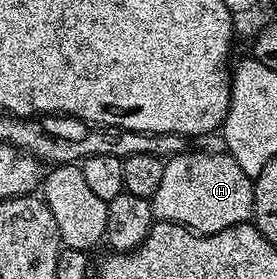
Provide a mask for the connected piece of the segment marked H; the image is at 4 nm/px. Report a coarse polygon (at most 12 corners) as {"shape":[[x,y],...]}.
{"shape":[[225,151],[166,160],[154,214],[204,236],[245,224],[254,182]]}

